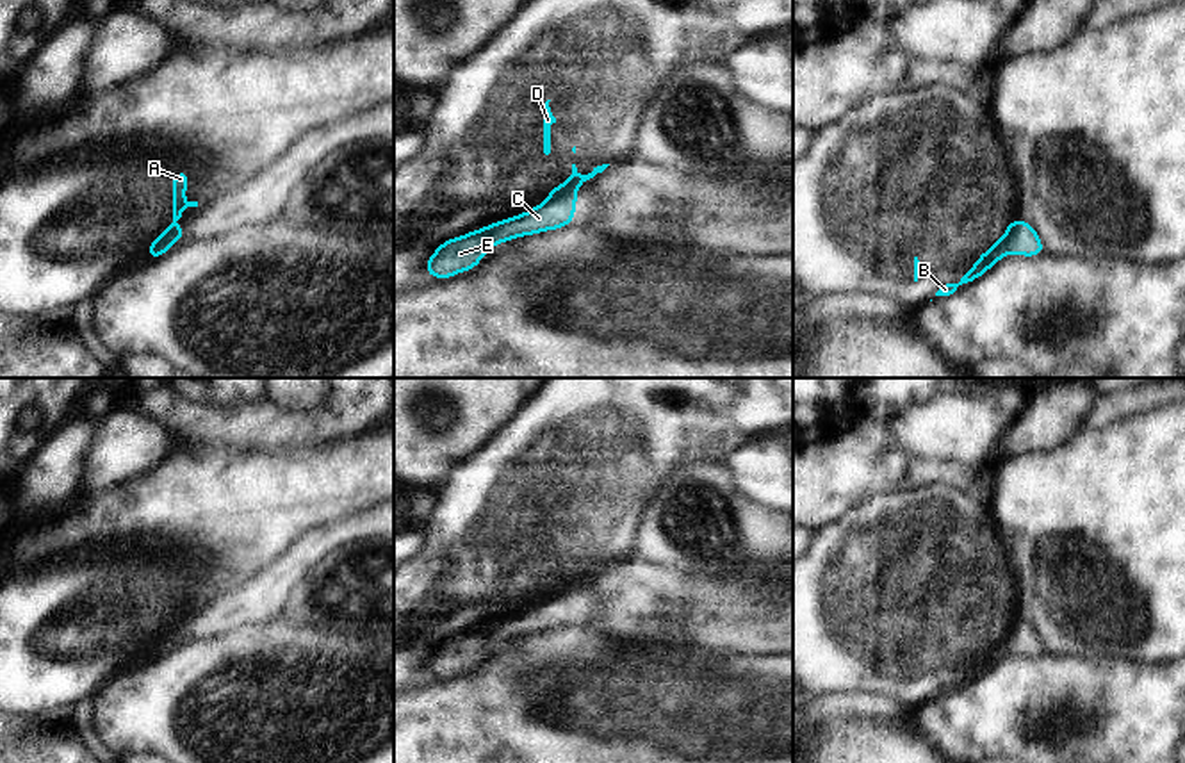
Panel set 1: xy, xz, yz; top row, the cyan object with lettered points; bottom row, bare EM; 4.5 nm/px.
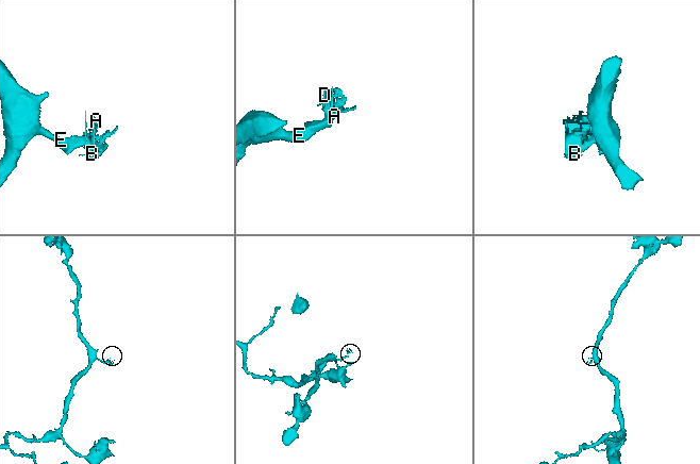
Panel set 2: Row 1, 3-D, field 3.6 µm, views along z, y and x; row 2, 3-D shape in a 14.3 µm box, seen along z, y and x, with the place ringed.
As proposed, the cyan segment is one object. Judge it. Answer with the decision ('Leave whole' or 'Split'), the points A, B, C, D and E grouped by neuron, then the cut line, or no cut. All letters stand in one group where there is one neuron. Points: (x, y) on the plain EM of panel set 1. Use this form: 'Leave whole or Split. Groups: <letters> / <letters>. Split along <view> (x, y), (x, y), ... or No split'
Split. Groups: A B D / C E. Split along yz (1016, 621), (1005, 639), (1005, 651).

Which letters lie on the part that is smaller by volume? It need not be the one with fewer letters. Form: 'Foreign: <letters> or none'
Foreign: A, B, D

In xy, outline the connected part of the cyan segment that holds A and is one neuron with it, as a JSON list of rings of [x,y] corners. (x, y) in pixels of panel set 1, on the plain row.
[[[176,570],[173,574],[173,622],[148,644],[148,658],[159,658],[166,652],[160,647],[164,638],[176,642],[180,636],[187,635],[187,629],[178,628],[176,620],[182,617],[185,606],[198,606],[198,601],[185,601],[185,587],[189,585],[191,576],[187,570]]]

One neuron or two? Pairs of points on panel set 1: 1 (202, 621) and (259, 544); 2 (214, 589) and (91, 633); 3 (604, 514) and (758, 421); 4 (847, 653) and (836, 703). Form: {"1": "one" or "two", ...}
{"1": "one", "2": "two", "3": "one", "4": "two"}

